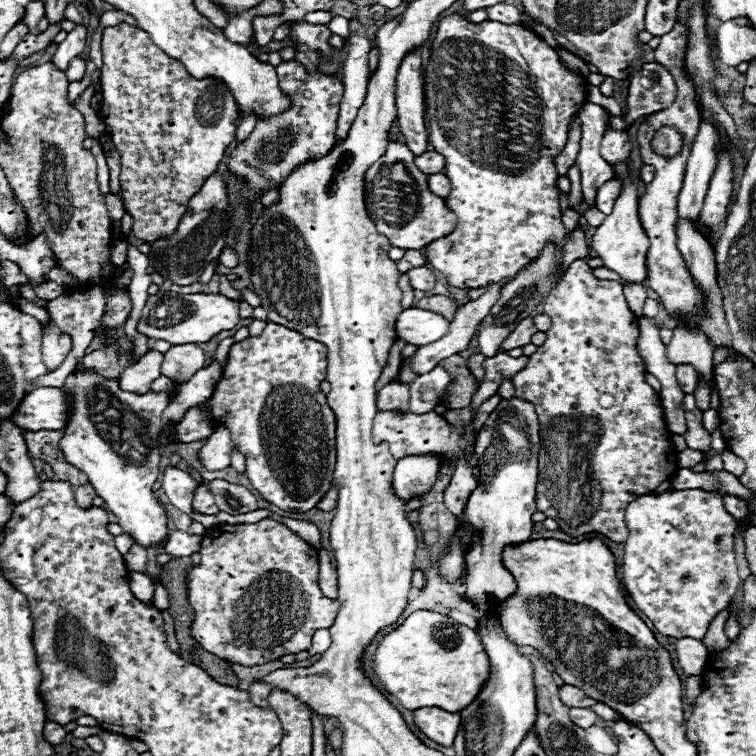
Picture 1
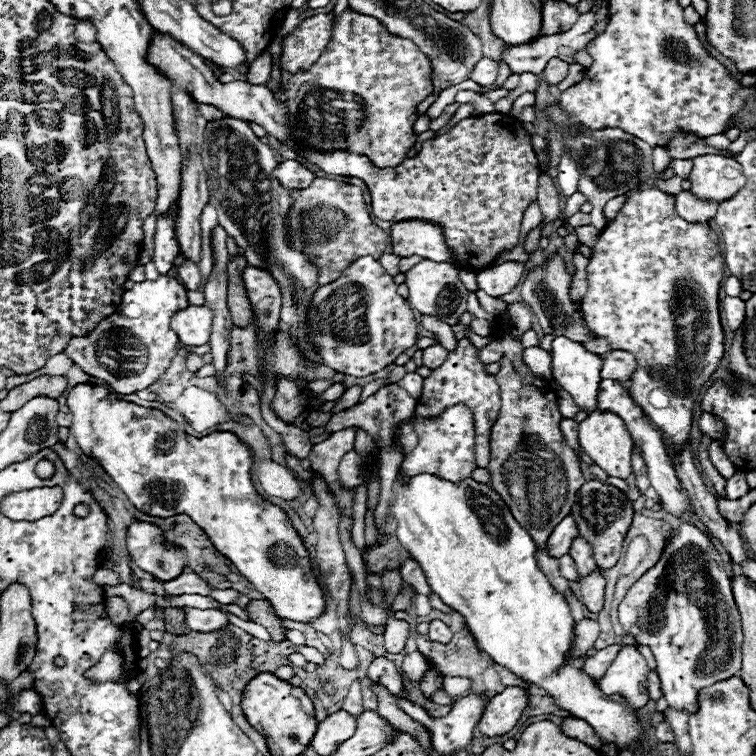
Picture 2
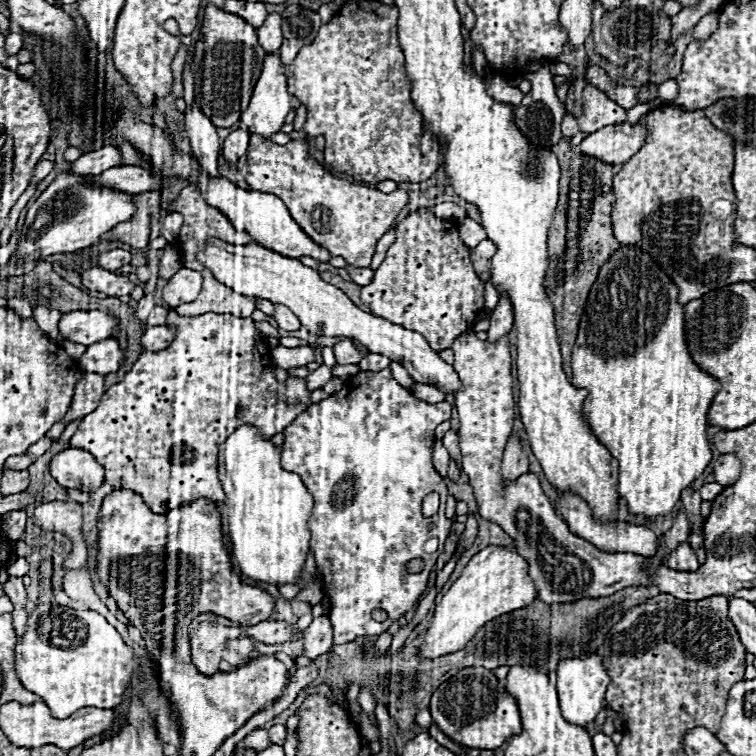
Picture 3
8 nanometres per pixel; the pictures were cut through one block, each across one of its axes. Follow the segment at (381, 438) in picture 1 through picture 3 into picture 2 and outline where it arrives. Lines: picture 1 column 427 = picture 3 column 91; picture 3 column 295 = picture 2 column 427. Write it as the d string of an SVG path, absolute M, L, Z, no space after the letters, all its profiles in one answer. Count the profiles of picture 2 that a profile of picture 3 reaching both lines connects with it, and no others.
M466 338L458 340L456 350L448 352L448 358L444 360L444 364L440 368L432 370L432 374L424 380L422 396L416 400L414 414L422 416L422 418L436 418L452 404L466 404L472 410L474 432L476 432L476 436L474 436L476 466L486 468L488 460L490 460L490 428L496 422L496 416L500 410L500 390L498 390L494 376L488 374L484 364L478 360L476 346Z

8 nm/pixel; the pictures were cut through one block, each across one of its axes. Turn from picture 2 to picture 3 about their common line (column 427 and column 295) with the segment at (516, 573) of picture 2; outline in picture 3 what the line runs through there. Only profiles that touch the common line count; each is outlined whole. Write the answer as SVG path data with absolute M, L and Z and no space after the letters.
M244 424L220 444L218 476L226 492L232 554L242 574L270 584L296 582L308 556L308 520L314 500L300 476L282 470L280 448L262 438L258 428Z

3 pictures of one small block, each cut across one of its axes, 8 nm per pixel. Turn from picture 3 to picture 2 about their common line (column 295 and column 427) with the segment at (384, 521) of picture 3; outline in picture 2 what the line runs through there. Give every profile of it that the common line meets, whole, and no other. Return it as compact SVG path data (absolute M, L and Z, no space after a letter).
M456 404L432 420L412 416L412 424L418 434L418 446L402 462L402 470L408 476L426 472L426 474L434 474L434 476L440 476L440 478L452 480L452 482L470 476L470 472L476 468L474 420L472 420L472 412L464 404Z

